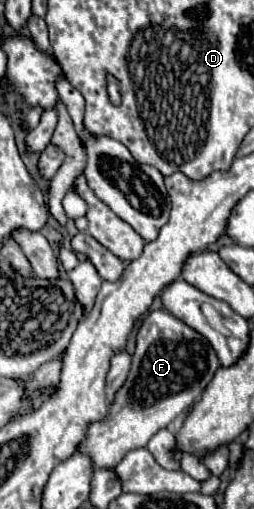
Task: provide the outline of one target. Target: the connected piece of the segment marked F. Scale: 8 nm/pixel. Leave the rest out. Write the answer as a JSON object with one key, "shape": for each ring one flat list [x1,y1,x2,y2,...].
{"shape":[[163,308,149,312,137,332,137,348,133,354,129,378,117,392,115,402,109,406,107,418,101,422,93,422,89,426,87,440,79,446,79,452,89,454,93,458,95,468,115,468,125,458,127,452,147,446,147,442,159,430,167,428,179,414,189,410,195,404,195,400,203,394,203,390,207,388,219,366,221,362,211,344,207,342,207,338,203,338,199,332,195,332,193,328,189,328,185,322,175,318,171,312,165,312]]}

